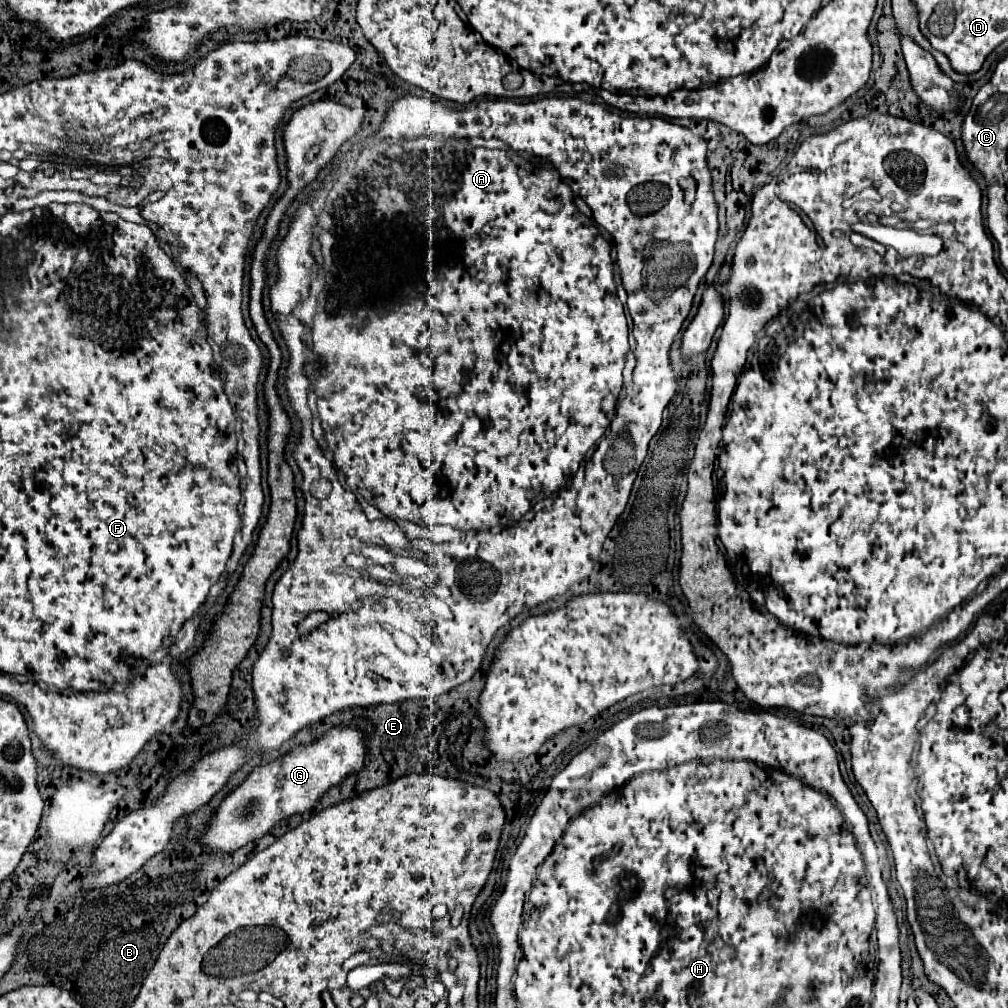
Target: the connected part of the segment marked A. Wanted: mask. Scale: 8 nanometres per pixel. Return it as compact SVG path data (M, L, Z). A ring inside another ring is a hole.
M404 96L404 98L400 98L400 100L396 100L396 102L394 102L394 106L392 106L392 108L390 108L390 110L388 110L388 114L386 114L386 117L385 117L385 120L384 120L384 123L383 123L383 125L382 125L382 127L381 127L381 128L380 128L380 129L379 129L379 130L378 130L378 132L377 132L377 133L376 133L376 135L378 135L378 137L380 137L380 138L381 138L381 139L386 139L386 140L388 140L388 139L390 139L390 140L394 140L394 142L386 142L386 140L380 140L380 138L376 138L376 136L372 136L372 138L366 138L366 140L360 140L360 142L356 142L356 144L354 144L354 146L352 146L352 150L348 150L348 152L346 152L346 154L342 154L342 156L340 156L340 162L338 162L338 170L336 170L336 180L334 180L334 184L332 184L332 188L330 188L330 192L328 192L328 200L326 200L326 208L324 208L324 212L322 212L322 214L320 214L320 216L318 216L318 220L316 220L316 216L314 216L314 212L312 212L312 208L310 208L310 204L302 204L302 208L300 208L300 210L298 210L298 212L296 212L296 216L294 216L294 222L292 222L292 224L290 224L290 230L288 230L288 234L286 234L286 238L284 238L284 240L282 240L282 244L280 244L280 248L278 248L278 268L280 268L280 274L278 274L278 282L276 282L276 284L274 284L274 286L272 286L272 288L270 288L270 302L272 302L272 312L274 312L274 318L276 318L276 322L278 322L278 326L280 326L280 332L282 332L282 338L284 338L284 340L286 340L286 346L288 346L288 350L290 350L290 366L288 366L288 382L286 382L286 388L288 388L288 398L290 398L290 402L292 402L292 408L294 408L294 410L296 410L296 414L298 414L298 416L300 416L300 420L302 420L302 424L304 424L304 430L302 430L302 440L300 440L300 444L298 444L298 446L296 446L296 450L294 450L294 458L296 458L296 462L298 462L298 466L300 466L300 468L302 468L302 474L304 474L304 482L302 482L302 490L304 490L304 498L306 498L306 508L304 508L304 518L302 518L302 528L300 528L300 530L298 530L298 556L296 556L296 560L294 560L294 562L292 562L292 564L290 564L290 568L288 568L288 570L286 570L286 572L284 572L284 574L282 574L282 578L280 578L280 580L278 580L278 582L276 582L276 588L274 588L274 596L272 596L272 602L274 602L274 610L272 610L272 636L270 636L270 640L268 640L268 644L266 644L266 648L264 648L264 650L262 650L262 654L260 654L260 658L258 658L258 660L256 660L256 662L254 662L254 670L252 670L252 688L254 688L254 704L256 704L256 714L254 714L254 722L252 722L252 726L250 726L250 728L248 728L248 732L246 732L246 734L244 734L244 736L242 736L242 738L240 738L240 740L236 740L236 742L232 742L232 744L228 744L228 746L220 746L220 748L216 748L216 750L212 750L212 752L208 752L208 754L204 754L204 756L200 756L200 758L198 758L198 760L196 760L196 762L194 762L194 764L192 764L192 766L190 766L190 768L188 768L188 770L184 770L184 772L182 772L182 774L178 774L178 776L176 776L176 778L172 778L172 780L170 780L170 782L168 782L168 786L166 786L166 790L164 790L164 792L162 792L162 794L160 794L160 796L158 796L158 798L156 798L156 800L154 800L154 802L152 802L152 804L146 804L146 806L142 806L142 808L138 808L138 810L132 810L132 812L130 812L130 814L126 814L126 816L124 816L124 818L122 818L122 820L120 820L120 822L118 822L118 824L116 824L116 826L114 826L114 830L112 830L112 832L110 832L110 834L108 834L108 836L106 836L106 838L104 838L104 840L102 840L102 842L100 842L100 846L98 846L98 850L96 850L96 852L94 852L94 864L92 864L92 868L90 868L90 874L88 874L88 876L86 876L86 878L84 878L84 888L88 888L88 886L92 886L92 888L98 888L98 886L108 886L108 884L118 884L118 882L122 882L122 880L124 880L124 878L128 878L128 876L130 876L130 874L134 874L134 872L136 872L136 870L138 870L138 868L140 868L140 866L142 866L142 864L146 864L146 862L148 862L148 860L150 860L150 858L152 858L152 856L154 856L154 854L158 854L158 852L160 852L160 850L164 850L164 846L166 846L166 844L168 844L168 840L170 840L170 838L172 838L172 828L174 828L174 824L176 824L176 822L178 822L178 820L180 820L180 818L182 818L182 816L188 816L188 814L192 814L192 812L196 812L196 810L200 810L200 808L202 808L202 806L206 806L206 804L208 804L208 802L210 802L210 800L212 800L212 798L214 798L214 796L216 796L216 794L218 794L218 792L220 792L220 790L222 790L222 788L224 788L224 786L226 786L226 784L228 784L228 780L230 780L230 778L232 778L232 774L236 774L236 772L238 772L238 770L240 770L240 768L242 768L242 766L244 766L244 764L248 764L248 762L250 762L250 760L252 760L252 758L254 758L254 756L262 756L262 754L266 754L266 752L272 752L272 750L278 750L278 748L280 748L280 746L282 746L282 744L284 744L284 742L286 742L286 740L290 740L290 738L292 738L292 736L294 736L294 734L296 734L296 732L298 732L298 730L300 730L300 728L304 728L304 726L310 726L310 724L314 724L314 722L318 722L318 720L322 720L322 718L326 718L326 716L330 716L330 714L336 714L336 712L342 712L342 710L344 710L344 708L354 708L354 706L360 706L360 708L368 708L368 706L378 706L378 704L392 704L392 702L404 702L404 700L430 700L430 698L436 698L436 696L440 696L440 694L444 694L444 692L450 692L450 690L452 690L452 688L456 688L456 686L460 686L460 684L462 684L462 682L466 682L466 680L470 680L470 678L472 678L472 676L474 676L474 674L476 674L476 672L478 672L478 670L480 670L480 666L482 666L482 660L484 660L484 656L486 656L486 648L488 648L488 646L490 646L490 642L492 642L492 640L494 640L494 636L496 636L496 632L498 632L498 630L500 630L500 628L502 628L502 626L506 626L506 624L508 624L508 622L512 622L512 620L514 620L514 618L516 618L516 616L518 616L518 614L524 614L524 612L528 612L528 610L532 610L532 608L536 608L536 606L540 606L540 604L544 604L544 602L548 602L548 600L554 600L554 598L558 598L558 596L562 596L562 594L566 594L566 592L570 592L570 590L574 590L574 588L576 588L576 586L580 586L580 584L582 584L582 582L584 582L584 580L586 580L586 578L588 578L588 576L590 576L590 572L592 572L592 570L594 570L594 566L596 566L596 562L598 562L598 554L600 554L600 550L602 550L602 544L604 544L604 540L606 540L606 536L608 536L608 532L610 532L610 530L612 530L612 526L614 526L614 524L616 524L616 520L618 520L618 516L620 516L620 514L622 514L622 512L624 512L624 508L626 508L626 502L628 502L628 496L630 496L630 490L632 490L632 484L634 484L634 478L636 478L636 470L638 470L638 468L640 468L640 464L642 464L642 462L644 462L644 458L646 458L646 452L648 452L648 442L650 442L650 440L652 440L652 436L654 436L654 434L656 434L656 432L658 432L658 428L660 428L660 422L662 422L662 412L664 412L664 408L666 408L666 406L668 406L668 402L670 402L670 400L672 400L672 396L674 396L674 392L676 392L676 374L674 374L674 372L672 372L672 368L670 368L670 360L668 360L668 350L670 350L670 346L672 346L672 342L674 342L674 338L676 338L676 334L678 334L678 332L680 332L680 328L682 328L682 322L684 322L684 320L686 320L686 316L688 316L688 312L690 312L690 308L692 308L692 300L694 300L694 294L696 294L696 290L698 290L698 284L700 284L700 280L702 280L702 278L704 278L704 274L706 274L706 272L708 272L708 268L710 268L710 264L712 264L712 256L714 256L714 242L716 242L716 234L718 234L718 220L716 220L716 202L714 202L714 196L712 196L712 190L710 190L710 182L712 182L712 178L710 178L710 170L708 170L708 166L706 166L706 142L704 142L704 140L702 140L702 138L700 138L700 136L696 136L696 134L692 134L692 132L690 132L690 130L688 130L688 128L682 128L682 126L676 126L676 124L672 124L672 122L668 122L668 120L664 120L664 118L624 118L624 116L618 116L618 114L616 114L616 112L610 112L610 110L606 110L606 108L602 108L602 104L594 104L594 102L586 102L586 100L584 100L584 99L582 99L582 98L581 98L581 97L580 97L580 96L573 96L573 97L572 97L572 96L567 96L567 98L540 98L540 100L534 100L534 102L512 102L512 100L496 100L496 102L494 102L494 100L478 100L478 102L472 102L472 104L468 104L468 106L466 106L466 108L464 108L464 110L450 110L450 108L446 108L446 106L442 106L442 104L440 104L440 102L434 102L434 100L430 100L430 97L422 97L422 98L420 98L420 96ZM480 136L482 136L482 138L484 138L484 140L490 140L490 138L498 138L498 140L504 140L504 142L506 142L506 144L508 144L508 146L510 146L510 148L512 148L512 150L514 150L514 152L528 152L528 154L530 154L530 156L534 156L534 158L546 158L546 160L548 160L548 162L550 162L550 166L552 166L552 168L554 168L554 170L558 170L558 174L560 174L560 176L562 176L562 180L564 180L564 182L566 182L566 184L568 184L568 186L570 186L570 188L572 188L572 192L574 192L574 194L570 194L570 188L568 188L568 186L566 186L566 184L564 184L564 182L562 182L562 180L560 180L560 178L558 178L558 174L556 174L556 172L554 172L554 170L550 170L550 168L544 168L544 166L540 166L540 164L538 164L538 162L536 162L536 164L534 164L534 162L530 162L530 160L524 160L524 158L522 158L522 156L518 156L518 154L514 154L514 152L504 152L504 150L486 150L486 148L472 148L472 144L470 144L470 142L468 142L468 140L472 140L472 138L480 138ZM682 178L692 178L692 182L694 182L694 196L690 196L690 192L688 192L688 190L686 190L686 188L684 188L684 186L682 186ZM590 218L592 218L592 220L594 220L594 222L596 222L596 224L598 224L598 226L602 226L602 228L604 228L604 230L606 230L606 232L608 232L608 234L610 234L610 242L612 242L612 248L614 248L614 258L616 258L616 264L618 264L618 270L620 270L620 280L622 280L622 286L624 286L624 290L626 290L626 294L628 294L628 302L626 302L626 306L628 306L628 310L630 310L630 316L632 316L632 322L634 322L634 328L632 328L632 336L634 336L634 340L636 340L636 346L634 346L634 350L632 350L632 352L634 352L634 356L636 356L636 368L634 368L634 376L632 376L632 382L634 382L634 392L630 392L630 394L632 394L632 413L629 413L629 420L628 420L628 422L626 422L626 424L624 424L624 426L622 426L622 428L620 428L620 430L616 430L616 432L614 432L614 434L608 434L608 436L604 436L604 438L602 438L602 434L604 434L604 432L606 432L606 426L610 426L610 418L614 418L614 402L616 402L616 400L618 400L618 394L620 394L620 390L622 390L622 368L624 368L624 354L626 354L626 352L628 352L628 350L630 350L630 346L628 346L628 326L626 326L626 316L624 316L624 310L622 310L622 302L620 302L620 300L618 300L618 296L616 296L616 286L614 286L614 262L612 262L612 258L610 258L610 242L606 242L606 240L604 240L604 238L598 238L598 230L594 230L594 222L590 222ZM316 224L320 224L320 226L322 226L322 228L324 228L324 232L322 232L322 234L320 234L320 244L322 244L322 256L324 256L324 264L322 264L322 268L324 268L324 272L326 272L326 280L328 280L328 284L326 284L326 288L324 288L324 294L322 294L322 296L320 296L320 306L318 306L318 316L316 316L316 318L314 318L314 326L312 326L312 342L314 342L314 346L312 346L312 360L314 360L314 368L316 368L316 370L318 370L318 372L316 372L316 380L318 380L318 382L316 382L316 394L318 394L318 412L320 412L320 420L322 420L322 428L324 428L324 432L326 432L326 440L328 440L328 446L330 446L330 450L332 450L332 452L334 452L334 462L332 462L332 460L328 460L328 458L326 458L326 456L324 456L324 452L322 452L322 448L320 448L320 444L318 444L318 440L316 440L316 438L314 438L314 434L312 434L312 412L310 412L310 408L308 408L308 394L309 394L309 392L310 392L310 379L309 379L309 378L308 378L308 376L306 376L306 370L304 370L304 368L306 368L306 358L308 358L308 354L310 354L310 352L308 352L308 346L306 346L306 342L304 342L304 336L306 336L306 334L308 334L308 332L310 332L310 328L308 328L308 326L306 326L306 324L304 324L304 322L300 322L300 320L298 320L298 318L296 318L296 316L294 316L294 314L292 314L292 312L294 312L294 308L296 308L296 306L300 306L300 304L302 304L302 302L304 302L304 300L306 300L306 298L308 298L308 294L310 294L310 284L312 284L312 280L314 280L314 276L316 276L316 260L314 260L314 256L312 256L312 228L314 228L314 226L316 226ZM598 438L602 438L602 442L600 442L600 443L599 443L599 444L598 444L598 445L597 445L597 446L596 446L596 447L595 447L595 450L594 450L594 452L593 452L593 454L592 454L592 458L590 458L590 460L588 460L588 462L586 462L586 466L584 466L584 488L582 488L582 490L578 490L578 492L554 492L554 490L558 490L558 486L562 486L562 482L566 482L566 478L570 478L570 474L574 474L574 470L578 470L578 466L580 466L580 462L582 462L582 460L584 460L584 456L586 456L586 452L588 452L588 450L590 450L590 448L592 448L592 444L594 444L594 442L598 442ZM318 478L324 478L324 480L328 480L328 482L330 482L330 484L332 484L332 492L330 492L330 494L328 494L328 496L326 496L326 498L322 498L322 500L318 500L318 498L316 498L316 496L314 496L314 494L310 494L310 486L312 486L312 482L314 482L314 480L318 480ZM346 482L348 482L348 484L350 484L350 488L352 488L352 490L358 490L358 492L360 492L360 494L362 494L362 496L364 496L364 498L366 498L366 500L368 500L368 502L370 502L370 504L368 504L368 502L366 502L366 500L365 500L365 499L364 499L364 498L363 498L363 497L362 497L362 496L360 496L360 495L357 495L357 496L358 496L358 500L359 500L359 503L360 503L360 504L361 504L361 506L360 506L360 504L358 504L358 500L356 500L356 496L354 496L354 494L350 494L350 490L344 490L344 488L349 488L349 487L348 487L348 485L347 485L347 484L346 484ZM377 508L380 508L380 510L382 510L382 512L384 512L384 514L386 514L386 516L388 516L388 518L396 518L396 516L398 516L398 518L404 518L404 520L401 520L401 519L397 519L397 520L396 520L396 522L397 522L397 523L398 523L398 524L400 524L400 526L402 526L402 528L404 528L404 530L406 530L406 536L408 536L408 538L410 538L410 540L414 540L414 538L422 538L422 551L421 551L421 550L417 550L417 549L414 549L414 550L412 550L412 552L400 552L400 542L390 542L390 543L388 543L388 545L389 545L389 546L388 546L388 547L389 547L389 549L390 549L390 550L388 550L388 549L386 549L386 548L385 548L385 547L383 547L383 545L382 545L382 543L381 543L381 542L370 542L370 520L376 520L376 519L382 519L382 518L385 518L385 517L384 517L384 515L383 515L383 514L382 514L382 513L381 513L381 512L380 512L380 511L379 511L379 510L378 510L378 509L377 509ZM446 542L454 542L454 550L438 550L438 554L442 554L442 558L438 558L438 562L434 562L434 566L438 566L438 570L434 570L434 574L436 574L436 580L434 580L434 582L432 582L432 584L424 584L424 582L422 582L422 586L420 586L420 588L416 588L416 592L414 592L414 590L410 590L410 588L408 588L408 586L404 586L404 584L382 584L382 582L376 582L376 580L366 580L366 578L352 578L352 576L350 576L350 574L344 574L344 572L336 572L336 570L338 570L338 568L340 568L340 566L344 566L344 558L346 558L346 556L348 556L348 554L352 554L352 552L360 552L360 548L362 548L362 546L364 546L364 545L367 545L367 546L374 546L374 547L376 547L376 546L378 546L378 547L382 547L382 548L384 548L384 549L386 549L386 550L387 550L387 551L388 551L388 552L390 552L390 553L391 553L391 554L393 554L393 555L394 555L394 556L404 556L404 557L412 557L412 558L416 558L416 559L418 559L418 556L422 556L422 567L408 567L408 571L407 571L407 573L408 573L408 574L409 574L409 575L411 575L411 576L412 576L412 577L416 577L416 578L419 578L419 579L420 579L420 580L422 580L422 578L424 578L424 576L426 576L426 574L428 574L428 572L430 572L430 568L432 568L432 564L430 564L430 562L428 562L428 560L426 560L426 554L424 554L424 552L426 552L426 550L424 550L424 544L446 544ZM314 610L322 610L322 612L326 612L326 614L328 614L328 620L326 620L326 622L324 622L324 624L322 624L322 626L318 626L318 628L316 628L316 630L312 630L312 632L306 632L306 634L298 634L298 628L296 628L296 626L298 626L298 622L300 622L300 620L302 620L302 618L304 618L304 616L306 616L306 614L308 614L308 612L314 612Z

